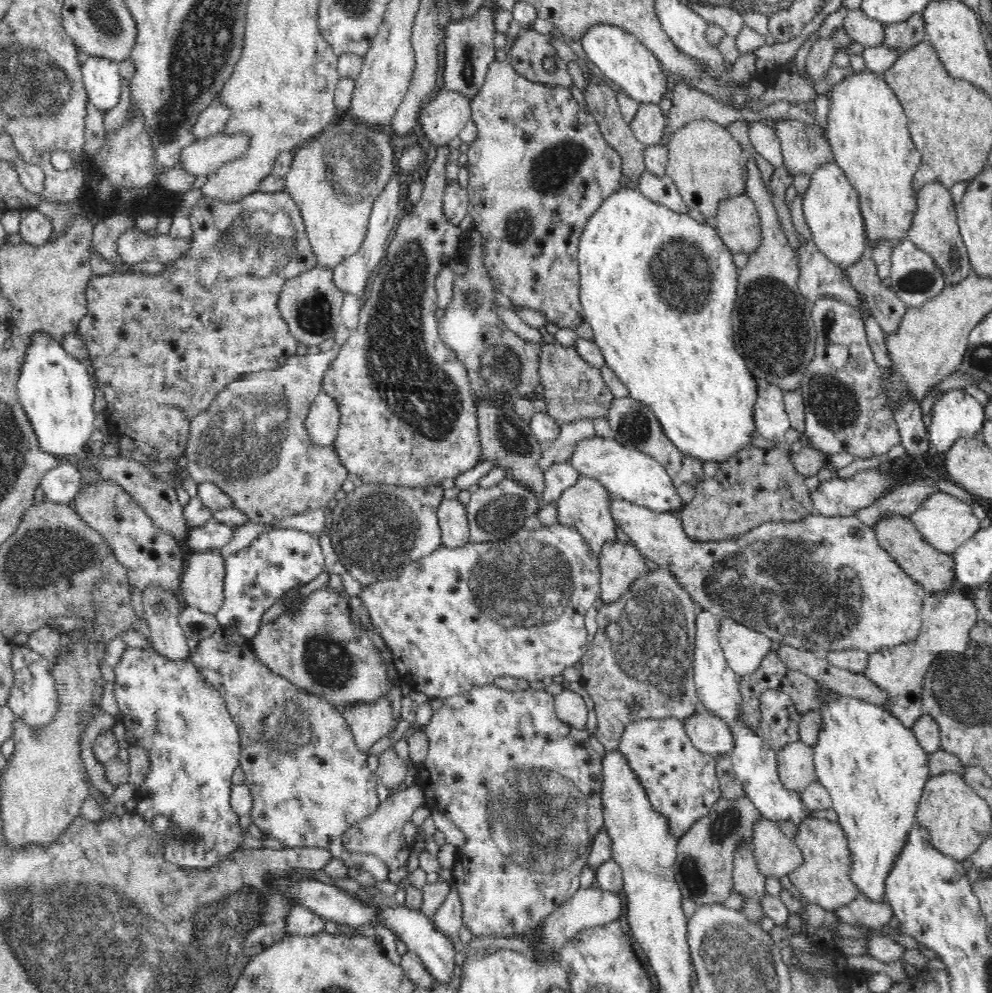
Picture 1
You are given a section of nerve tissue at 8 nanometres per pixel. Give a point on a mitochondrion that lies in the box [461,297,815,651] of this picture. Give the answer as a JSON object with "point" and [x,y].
{"point":[501,373]}

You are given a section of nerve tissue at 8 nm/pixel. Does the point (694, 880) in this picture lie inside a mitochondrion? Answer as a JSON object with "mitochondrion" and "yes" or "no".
{"mitochondrion":"yes"}

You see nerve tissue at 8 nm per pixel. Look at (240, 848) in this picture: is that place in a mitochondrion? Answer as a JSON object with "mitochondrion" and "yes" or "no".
{"mitochondrion":"no"}

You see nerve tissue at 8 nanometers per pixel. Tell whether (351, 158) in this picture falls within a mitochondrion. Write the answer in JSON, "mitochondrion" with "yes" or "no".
{"mitochondrion":"yes"}

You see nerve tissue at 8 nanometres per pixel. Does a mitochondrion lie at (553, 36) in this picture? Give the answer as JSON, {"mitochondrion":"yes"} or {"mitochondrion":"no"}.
{"mitochondrion":"no"}

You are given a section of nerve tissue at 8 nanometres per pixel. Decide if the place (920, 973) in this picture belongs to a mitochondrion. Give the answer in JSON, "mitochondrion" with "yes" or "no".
{"mitochondrion":"no"}

